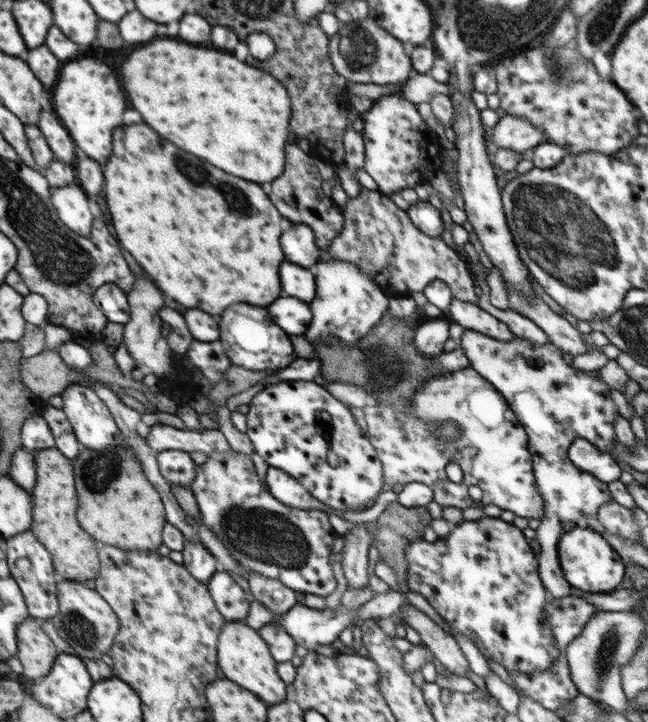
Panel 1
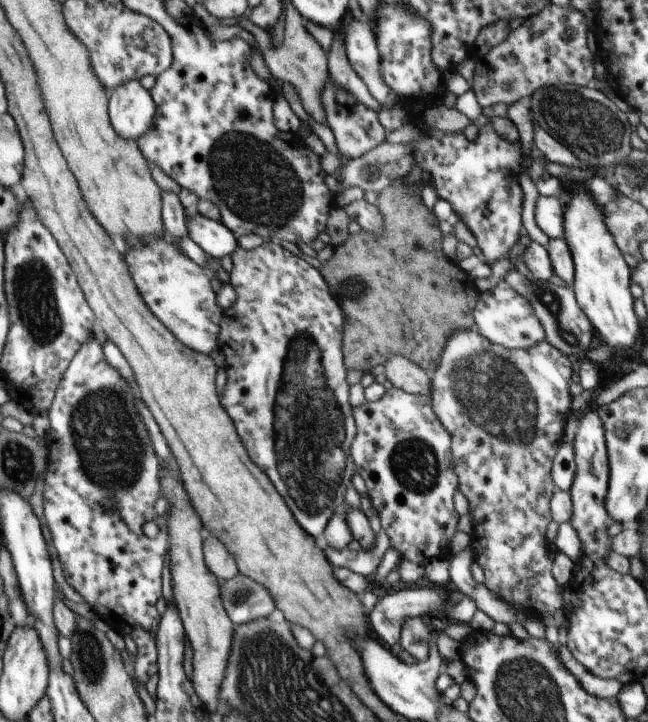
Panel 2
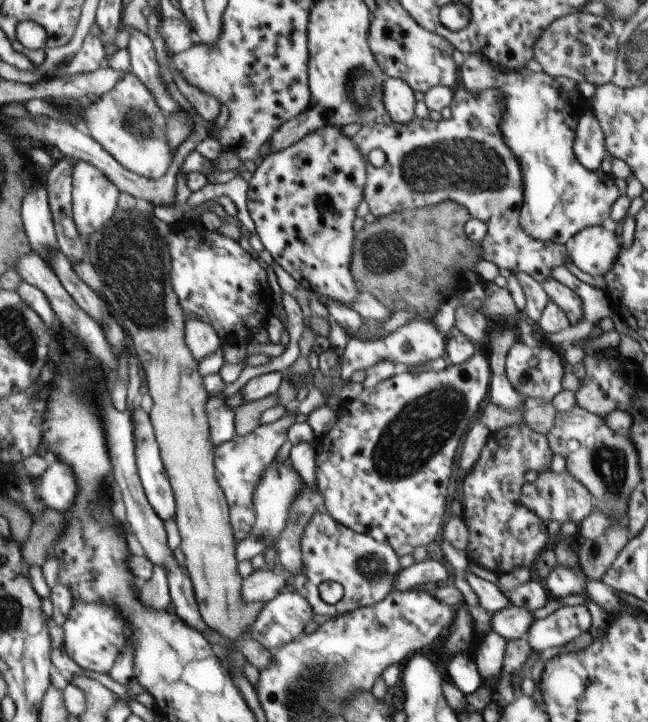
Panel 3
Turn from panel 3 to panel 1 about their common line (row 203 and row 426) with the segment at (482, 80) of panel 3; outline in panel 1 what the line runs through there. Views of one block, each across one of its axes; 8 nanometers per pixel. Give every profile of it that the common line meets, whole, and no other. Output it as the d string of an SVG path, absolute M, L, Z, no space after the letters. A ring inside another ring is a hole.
M465 330L458 341L470 361L469 366L500 391L509 404L510 410L528 433L527 447L532 453L536 485L544 499L544 516L535 530L535 538L542 548L538 556L539 576L543 586L554 599L571 596L572 588L564 579L557 554L558 541L562 536L560 535L562 523L577 524L582 517L596 516L600 506L609 504L613 499L608 490L608 484L598 480L590 472L578 468L568 458L568 450L576 438L585 438L596 445L600 451L610 452L613 449L614 442L617 441L614 424L619 413L618 407L610 397L610 386L601 377L596 377L596 373L592 374L590 371L582 371L574 367L572 362L575 357L559 350L550 342L544 345L533 344L530 340L517 335L514 335L510 341L500 341L475 330Z

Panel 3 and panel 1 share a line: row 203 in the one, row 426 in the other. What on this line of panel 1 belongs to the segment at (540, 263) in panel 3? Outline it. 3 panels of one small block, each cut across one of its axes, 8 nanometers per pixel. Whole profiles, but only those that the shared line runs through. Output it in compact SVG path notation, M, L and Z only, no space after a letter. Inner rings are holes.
M468 366L457 371L446 371L436 377L424 381L410 403L410 414L396 411L392 405L384 403L368 403L363 405L363 411L368 426L367 437L370 439L376 454L382 461L384 482L406 484L421 482L432 488L433 500L442 506L456 508L483 508L486 504L496 504L502 511L510 511L516 517L538 518L544 516L544 499L536 485L533 471L532 453L528 449L528 433L518 422L516 415L510 410L506 399L500 391L494 388L488 380L482 378L472 367ZM452 420L462 433L456 439L440 440L432 432L444 422ZM448 462L456 462L463 470L463 479L460 483L452 482L446 471ZM469 486L479 486L483 490L480 500L472 500L468 495Z

